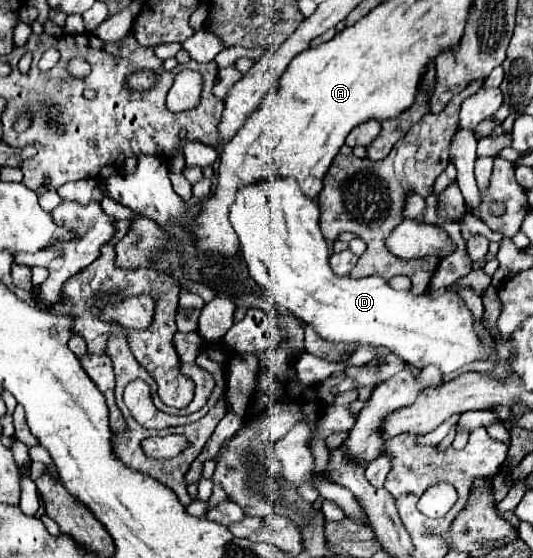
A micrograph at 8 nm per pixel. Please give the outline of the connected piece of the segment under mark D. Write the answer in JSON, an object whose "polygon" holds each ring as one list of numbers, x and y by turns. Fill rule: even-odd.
{"polygon":[[265,180,253,186,239,188,237,198,231,206,229,220,239,236,243,258,247,262,251,278,267,290,269,298,281,308,293,312,301,322,309,324,319,338,327,342,355,342,367,346,387,348,391,354,399,356,405,364,425,368,429,364,439,366,443,374,457,372,461,366,475,360,499,362,497,340,493,346,485,346,473,328,473,314,463,304,457,292,443,292,435,298,427,294,415,296,409,290,393,290,383,278,351,278,337,276,329,266,329,246,319,230,319,208,317,202,307,198,295,180]]}

